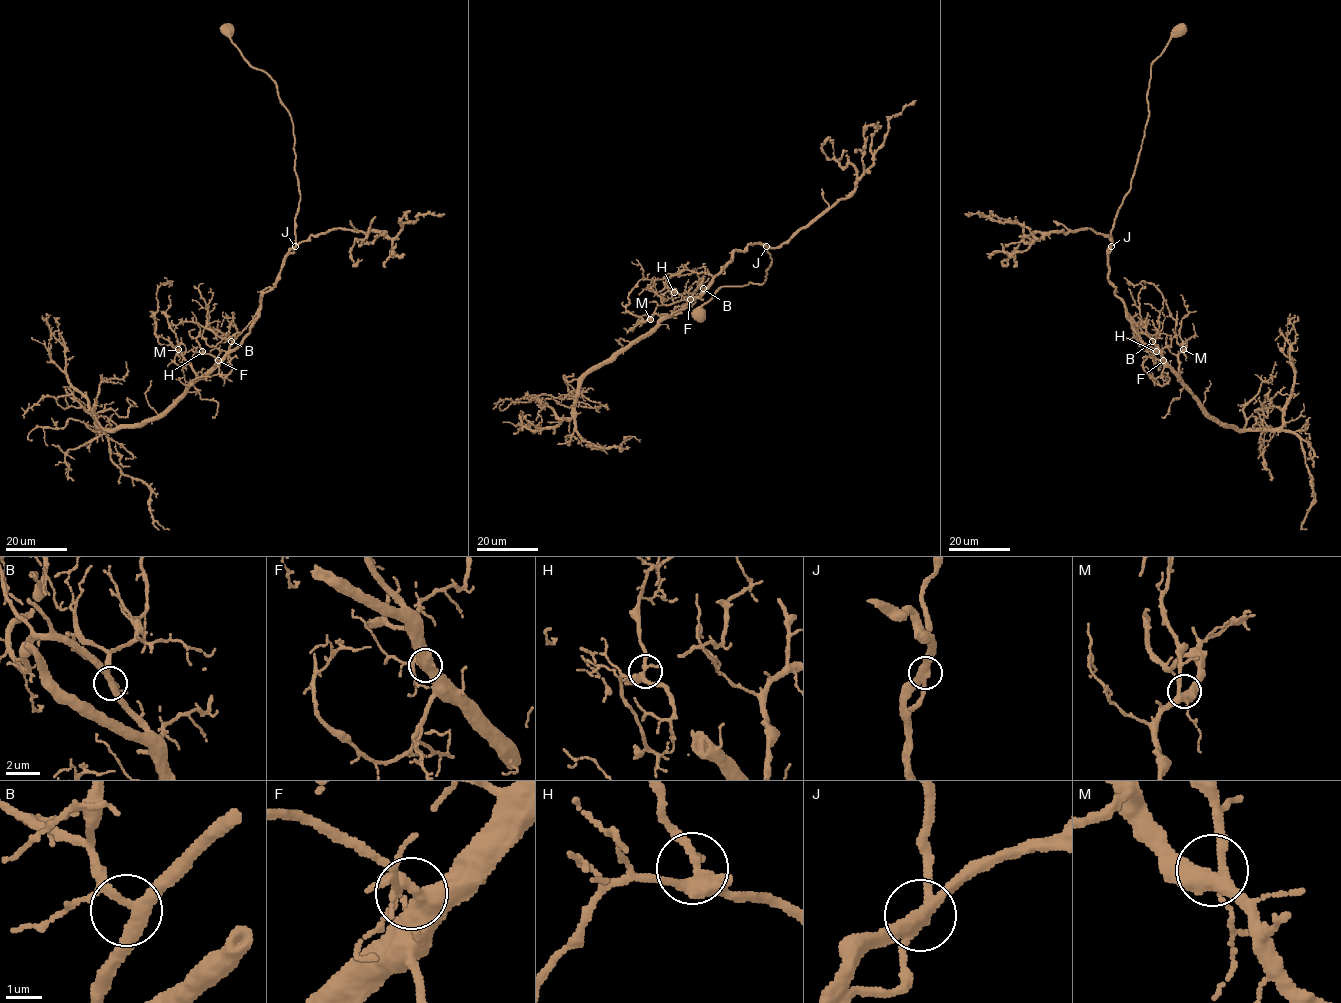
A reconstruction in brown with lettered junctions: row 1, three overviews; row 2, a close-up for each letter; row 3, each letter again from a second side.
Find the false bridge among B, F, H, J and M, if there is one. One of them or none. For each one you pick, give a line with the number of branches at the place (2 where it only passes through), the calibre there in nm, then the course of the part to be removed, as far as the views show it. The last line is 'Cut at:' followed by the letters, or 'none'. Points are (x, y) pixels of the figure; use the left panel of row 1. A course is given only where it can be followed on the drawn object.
Cut at: none

